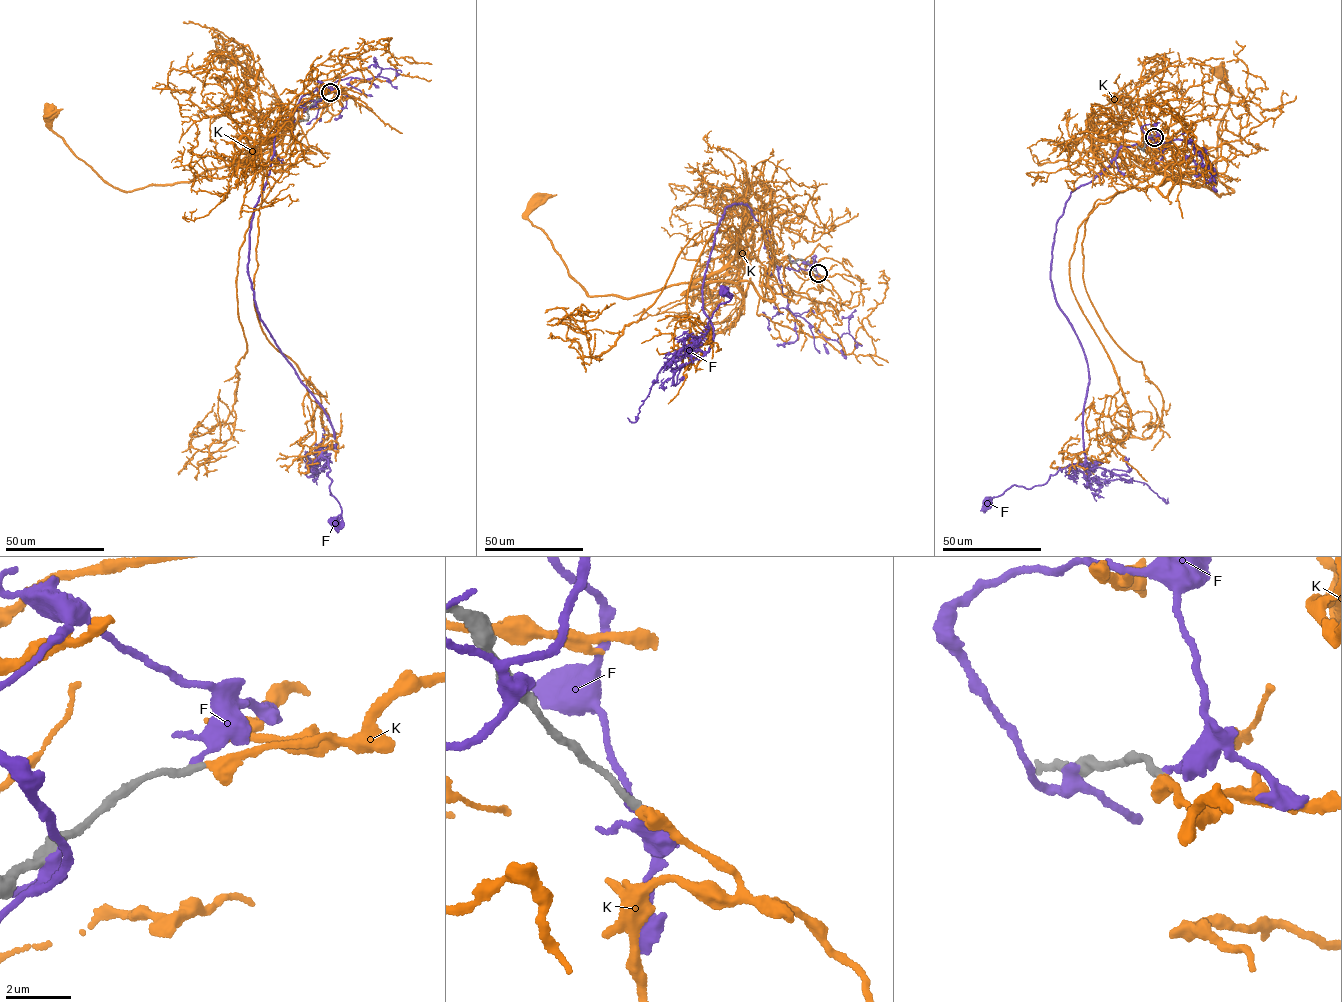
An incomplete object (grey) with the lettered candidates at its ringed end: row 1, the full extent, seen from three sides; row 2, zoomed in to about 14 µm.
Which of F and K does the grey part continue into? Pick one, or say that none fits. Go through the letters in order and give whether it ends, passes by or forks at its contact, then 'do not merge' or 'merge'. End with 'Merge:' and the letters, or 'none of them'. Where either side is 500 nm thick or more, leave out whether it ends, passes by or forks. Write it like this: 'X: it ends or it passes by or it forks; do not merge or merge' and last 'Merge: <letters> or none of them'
F: it ends; do not merge
K: it ends; merge
Merge: K

